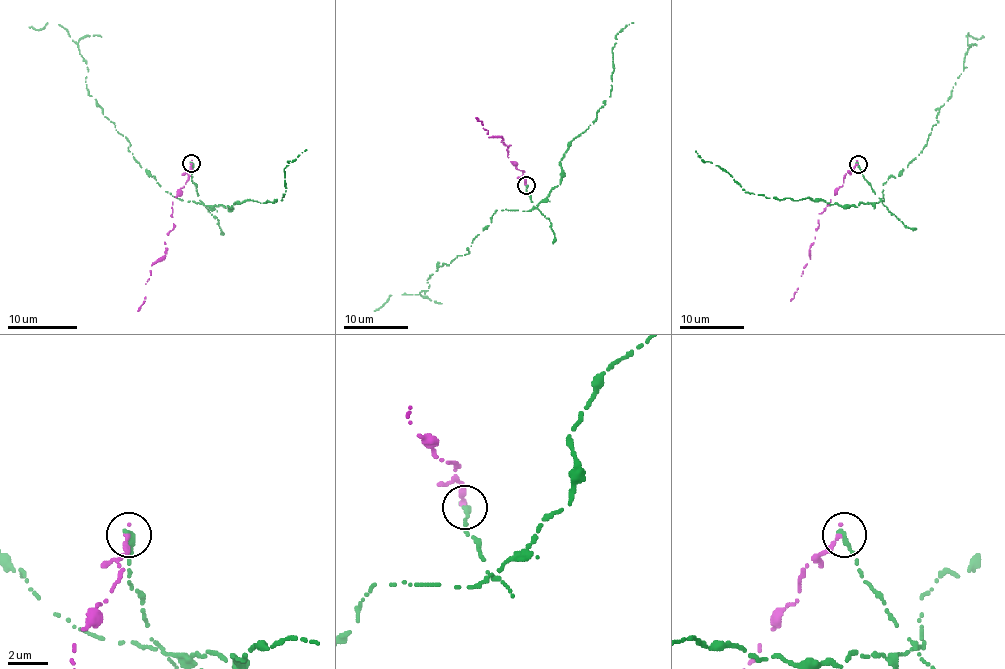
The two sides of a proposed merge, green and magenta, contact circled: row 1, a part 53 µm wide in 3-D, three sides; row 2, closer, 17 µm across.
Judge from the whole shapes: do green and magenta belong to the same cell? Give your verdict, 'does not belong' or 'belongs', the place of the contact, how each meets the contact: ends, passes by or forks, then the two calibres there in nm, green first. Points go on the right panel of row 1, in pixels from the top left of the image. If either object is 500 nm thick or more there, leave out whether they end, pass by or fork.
does not belong; place (858, 164); green ends; magenta ends; calibres 320 and 280 nm

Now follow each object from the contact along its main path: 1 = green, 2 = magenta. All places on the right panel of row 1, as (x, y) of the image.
1: (858, 164), (882, 200), (882, 185), (920, 153), (938, 122), (936, 115), (964, 70), (967, 36), (983, 38)
2: (857, 164), (819, 213), (819, 226), (809, 248), (809, 258), (790, 300)

